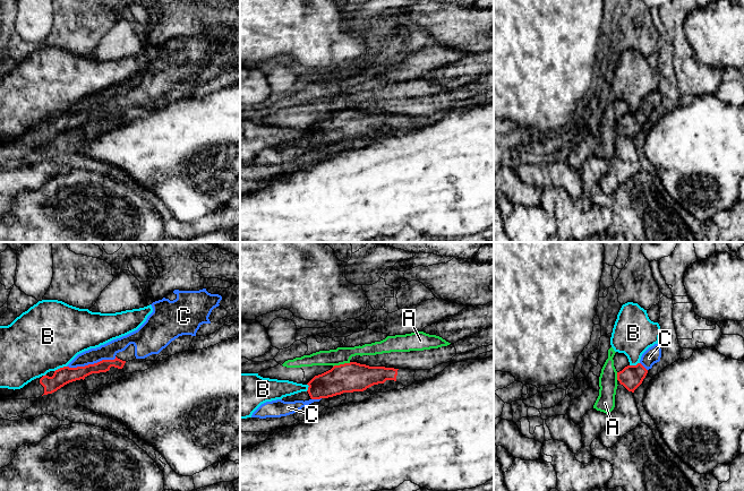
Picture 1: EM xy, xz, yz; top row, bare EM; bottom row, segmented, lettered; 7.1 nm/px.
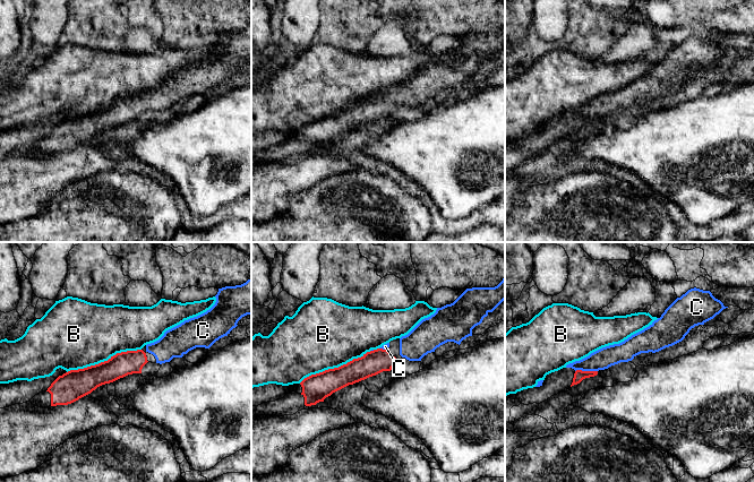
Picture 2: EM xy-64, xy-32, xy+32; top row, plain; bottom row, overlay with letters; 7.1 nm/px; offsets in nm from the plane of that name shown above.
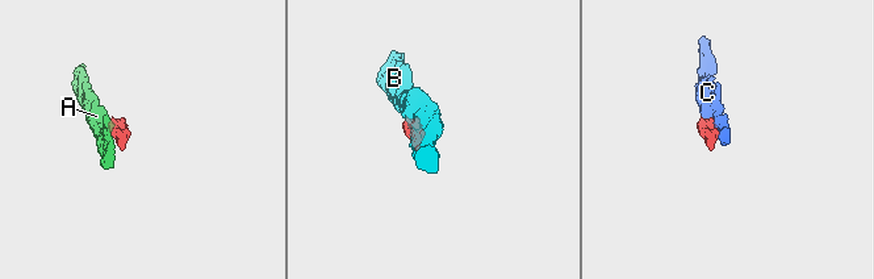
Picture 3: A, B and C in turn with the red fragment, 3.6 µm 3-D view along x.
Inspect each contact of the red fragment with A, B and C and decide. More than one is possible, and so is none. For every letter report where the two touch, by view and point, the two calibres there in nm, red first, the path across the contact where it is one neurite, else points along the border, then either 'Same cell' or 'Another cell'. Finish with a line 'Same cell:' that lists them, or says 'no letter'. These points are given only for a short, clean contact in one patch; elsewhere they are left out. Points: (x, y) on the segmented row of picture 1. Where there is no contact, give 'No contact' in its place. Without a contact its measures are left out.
A: Touches red at xz (341, 364). Thickness 220 nm (red) against 120 nm. Boundary: xz (350, 362), (333, 367). Another cell
B: Touches red at xy (60, 368). Thickness 120 nm (red) against 480 nm. Another cell
C: Touches red at xy (91, 364). Thickness 120 nm (red) against 120 nm. Path across: xy (66, 375), (82, 365), (91, 364), (108, 351). Same cell
Same cell: C

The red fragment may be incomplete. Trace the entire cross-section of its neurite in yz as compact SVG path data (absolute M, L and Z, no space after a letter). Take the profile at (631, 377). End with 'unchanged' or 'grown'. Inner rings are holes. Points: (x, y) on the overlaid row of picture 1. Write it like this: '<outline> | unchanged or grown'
M655 344L649 347L641 356L640 362L636 365L627 365L622 371L617 372L617 380L628 391L634 390L642 384L648 370L652 365L660 361L661 348L659 344Z | grown

